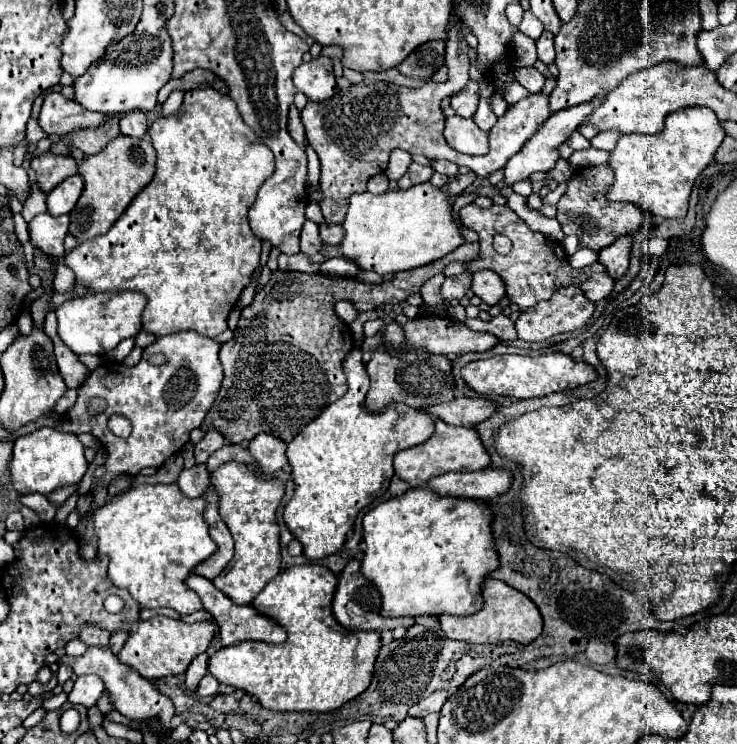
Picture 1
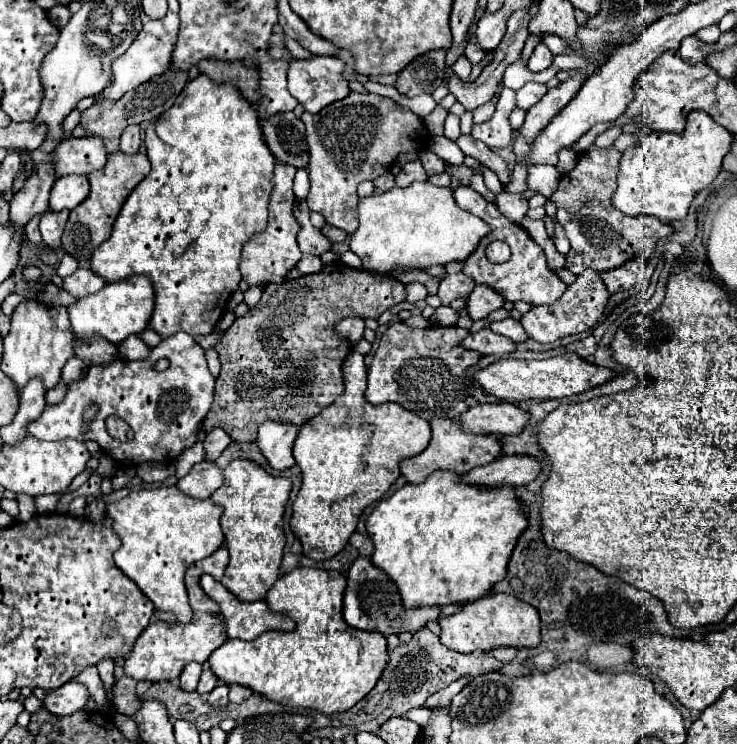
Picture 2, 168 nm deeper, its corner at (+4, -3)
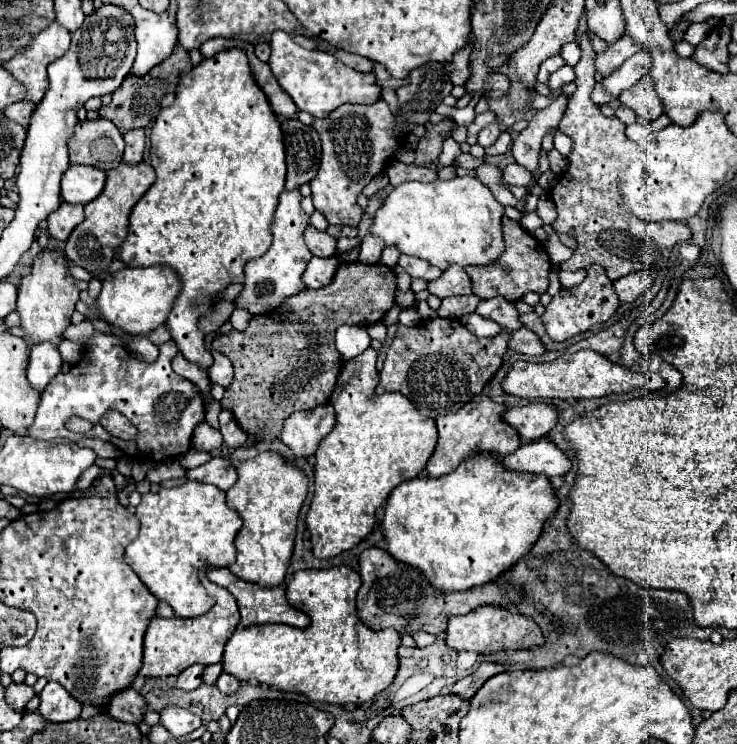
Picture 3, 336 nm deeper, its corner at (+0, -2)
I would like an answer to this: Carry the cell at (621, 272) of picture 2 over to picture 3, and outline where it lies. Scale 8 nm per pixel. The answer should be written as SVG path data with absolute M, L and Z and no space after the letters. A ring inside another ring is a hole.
M646 270L632 272L632 276L622 276L620 280L616 280L614 290L616 290L616 296L620 298L620 302L634 302L642 292L646 292L650 282L652 282L652 278Z

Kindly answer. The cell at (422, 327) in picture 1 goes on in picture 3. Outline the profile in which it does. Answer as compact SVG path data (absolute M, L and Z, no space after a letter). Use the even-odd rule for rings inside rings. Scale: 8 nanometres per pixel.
M520 328L516 332L510 332L512 338L510 338L510 350L514 352L520 352L520 354L526 354L526 356L540 356L546 352L542 340L530 332L528 328Z

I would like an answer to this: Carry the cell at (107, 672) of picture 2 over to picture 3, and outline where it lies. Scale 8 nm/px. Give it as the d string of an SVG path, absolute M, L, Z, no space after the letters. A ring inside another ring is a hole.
M126 688L124 692L118 692L110 700L110 708L108 708L108 714L114 720L130 722L130 724L140 724L146 712L148 712L146 700L134 688Z

